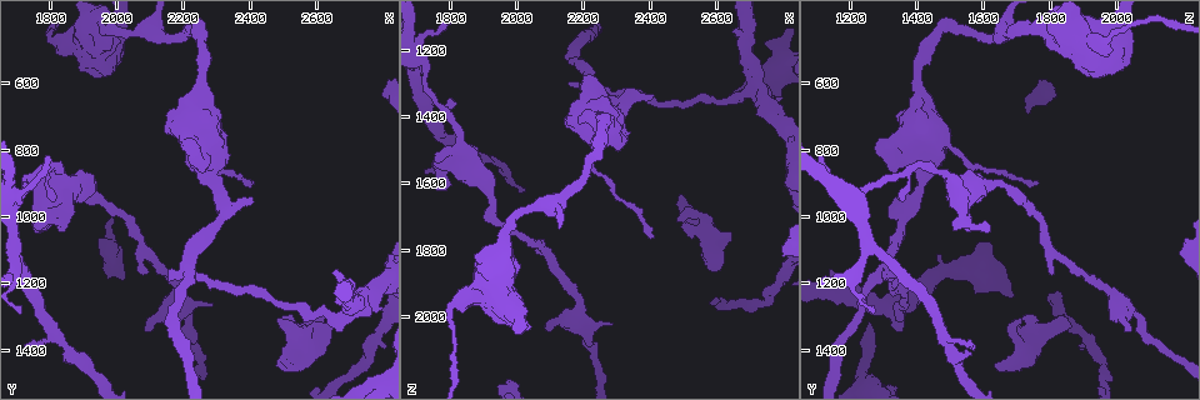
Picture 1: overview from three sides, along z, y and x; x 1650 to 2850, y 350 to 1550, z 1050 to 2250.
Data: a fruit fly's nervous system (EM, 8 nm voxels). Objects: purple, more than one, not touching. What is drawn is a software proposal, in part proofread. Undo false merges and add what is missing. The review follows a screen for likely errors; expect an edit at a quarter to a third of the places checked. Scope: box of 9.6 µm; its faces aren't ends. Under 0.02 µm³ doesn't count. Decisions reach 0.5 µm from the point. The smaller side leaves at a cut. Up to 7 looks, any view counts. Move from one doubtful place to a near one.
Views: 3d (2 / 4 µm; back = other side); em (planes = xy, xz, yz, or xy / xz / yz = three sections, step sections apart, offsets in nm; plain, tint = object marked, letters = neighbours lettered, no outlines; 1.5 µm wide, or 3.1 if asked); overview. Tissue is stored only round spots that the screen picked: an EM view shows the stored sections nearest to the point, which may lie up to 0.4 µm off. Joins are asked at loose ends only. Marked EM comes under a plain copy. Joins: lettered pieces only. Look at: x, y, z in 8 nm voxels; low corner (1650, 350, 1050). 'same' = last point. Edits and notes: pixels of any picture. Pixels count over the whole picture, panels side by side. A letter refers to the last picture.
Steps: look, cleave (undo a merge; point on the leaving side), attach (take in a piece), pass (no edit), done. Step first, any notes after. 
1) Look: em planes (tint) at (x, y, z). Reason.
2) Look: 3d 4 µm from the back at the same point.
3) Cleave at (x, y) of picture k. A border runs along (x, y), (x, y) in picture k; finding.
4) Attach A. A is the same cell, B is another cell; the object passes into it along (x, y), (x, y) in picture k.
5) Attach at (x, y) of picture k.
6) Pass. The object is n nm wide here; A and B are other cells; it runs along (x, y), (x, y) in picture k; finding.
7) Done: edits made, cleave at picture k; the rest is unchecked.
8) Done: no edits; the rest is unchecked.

Look: em planes (tint) at (1720, 1390, 1580). Tapers out.

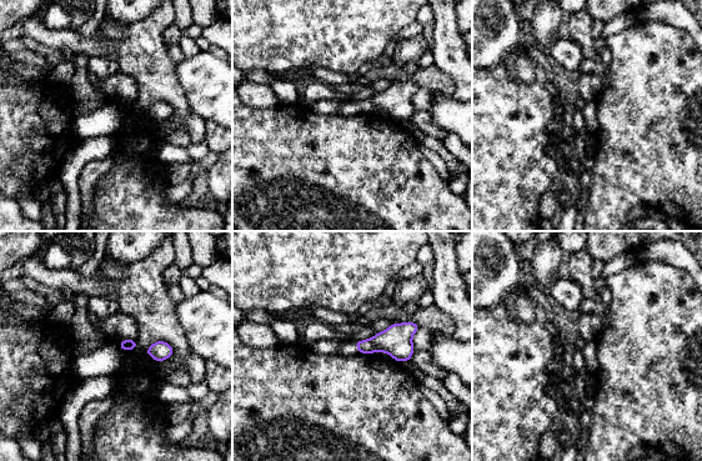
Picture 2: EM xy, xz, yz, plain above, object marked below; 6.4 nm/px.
Look: em planes (letters) at the same point.

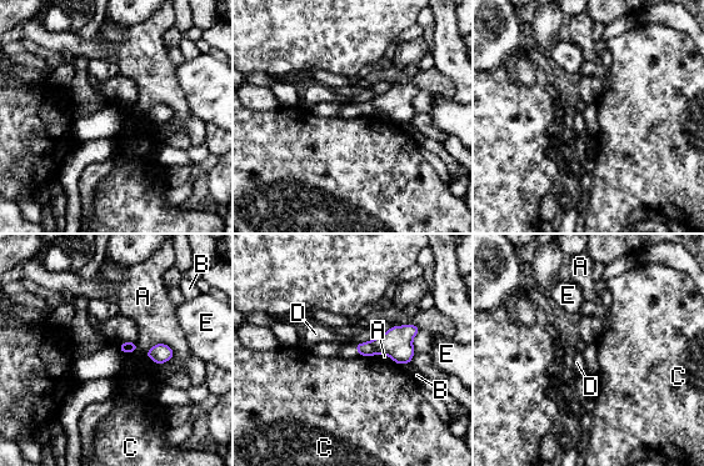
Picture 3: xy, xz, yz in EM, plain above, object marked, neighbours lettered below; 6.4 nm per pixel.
Pass. A, B, C, D and E are other cells; a border runs along (380, 354), (359, 356) in picture 3; no lettered piece goes on from it.

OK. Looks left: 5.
Look: em xz step 8 (letters) at (2150, 1190, 1300). Branch stops here.

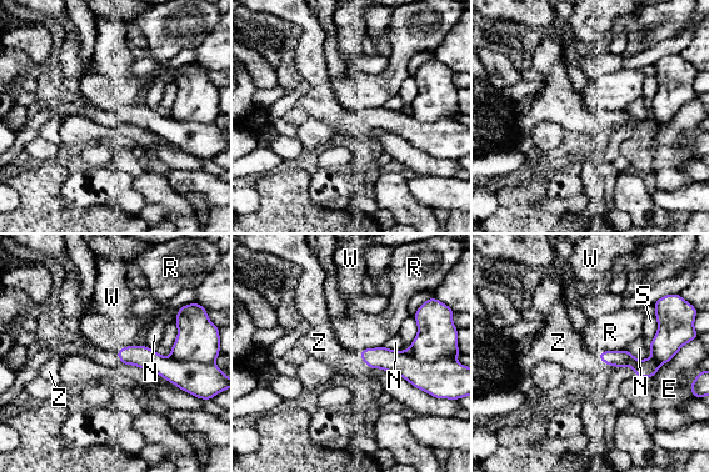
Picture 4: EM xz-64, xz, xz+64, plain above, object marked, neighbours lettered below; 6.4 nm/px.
Attach Z. Z is the same cell, E, N, R, S and W are other cells; the neuron continues.

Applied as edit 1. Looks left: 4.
Look: overview. Redraw.

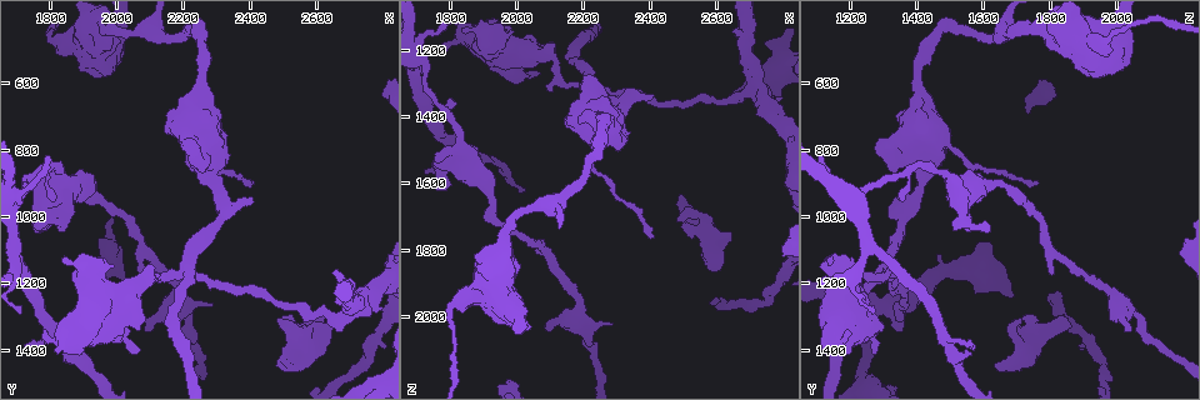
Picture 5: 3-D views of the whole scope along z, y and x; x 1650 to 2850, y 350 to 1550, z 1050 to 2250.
Look: em planes (tint) at (2620, 1300, 1840). Branch stops here.

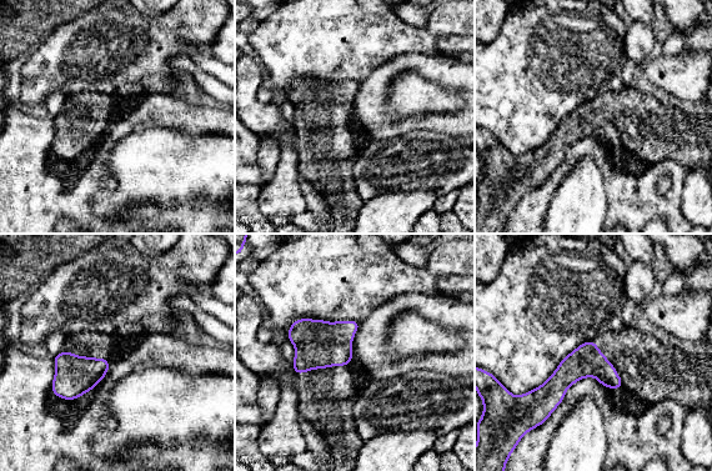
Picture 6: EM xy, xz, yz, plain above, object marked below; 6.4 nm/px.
Look: em planes (letters) at the same point. What lies round it.

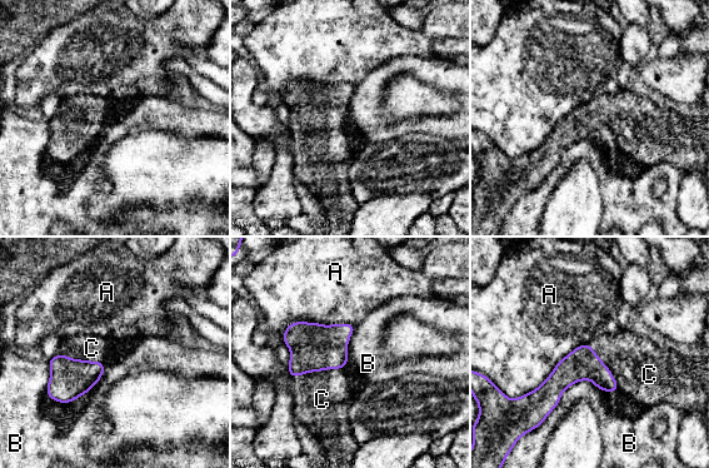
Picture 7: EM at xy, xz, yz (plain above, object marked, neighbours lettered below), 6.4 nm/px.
Attach C. C is the same cell, A and B are other cells; the object passes into it along (314, 347), (318, 371), (321, 399) in picture 7; the neuron continues.

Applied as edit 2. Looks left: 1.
Done: edits made, attach at picture 4, attach at picture 7; the rest is unchecked.

